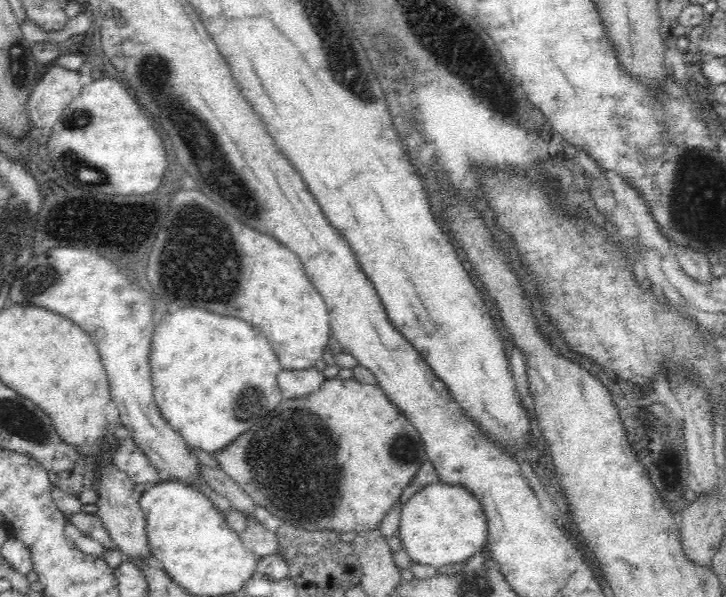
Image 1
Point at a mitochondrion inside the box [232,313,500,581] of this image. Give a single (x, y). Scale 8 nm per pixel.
(288, 435)

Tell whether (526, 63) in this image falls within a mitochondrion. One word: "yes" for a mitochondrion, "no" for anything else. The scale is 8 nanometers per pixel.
no

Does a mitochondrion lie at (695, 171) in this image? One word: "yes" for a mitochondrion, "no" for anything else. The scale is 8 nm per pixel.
yes

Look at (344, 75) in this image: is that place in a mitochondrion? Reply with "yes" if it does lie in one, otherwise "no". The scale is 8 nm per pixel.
yes

